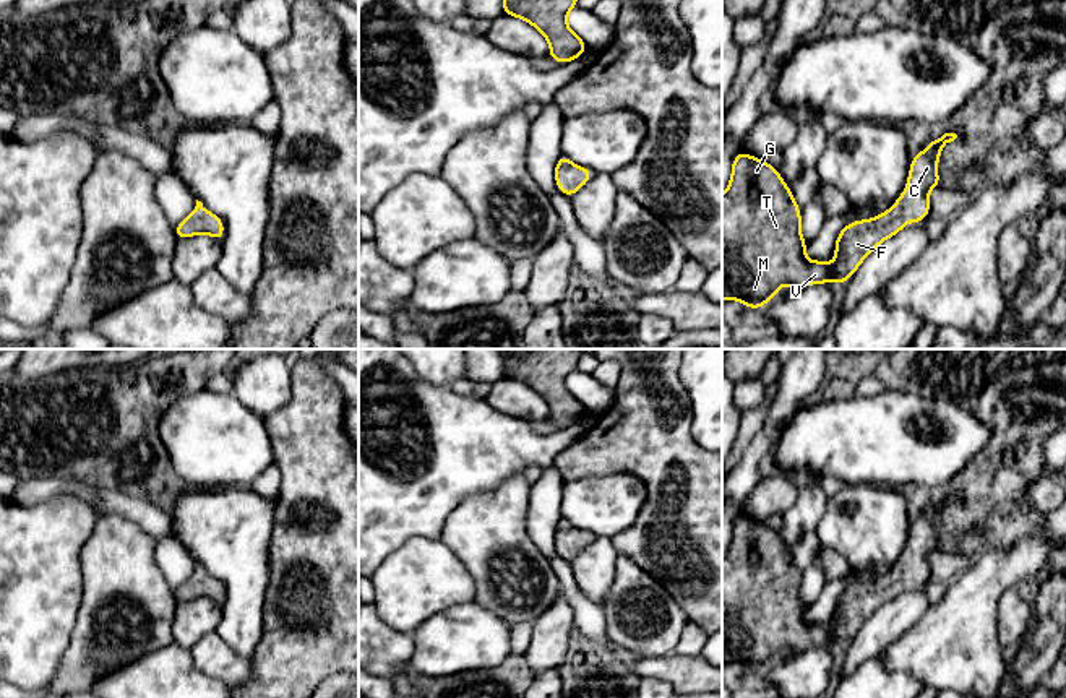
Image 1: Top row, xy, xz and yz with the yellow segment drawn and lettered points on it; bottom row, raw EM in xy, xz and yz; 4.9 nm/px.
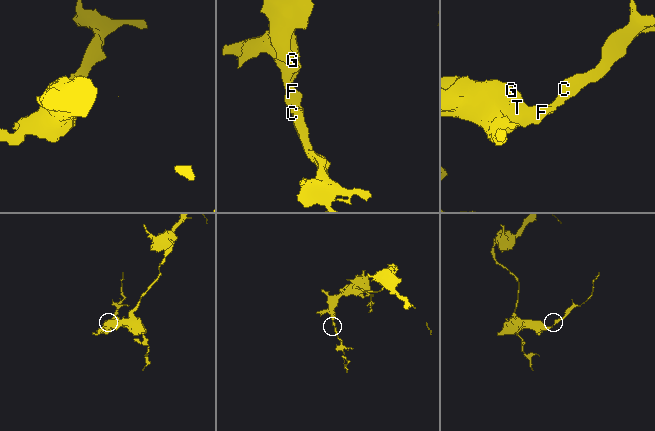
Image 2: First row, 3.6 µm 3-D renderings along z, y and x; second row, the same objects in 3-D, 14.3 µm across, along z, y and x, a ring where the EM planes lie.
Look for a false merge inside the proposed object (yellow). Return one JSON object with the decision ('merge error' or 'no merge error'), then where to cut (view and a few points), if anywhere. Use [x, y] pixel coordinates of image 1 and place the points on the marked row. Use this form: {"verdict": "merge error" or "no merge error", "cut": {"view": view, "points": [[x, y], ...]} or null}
{"verdict": "no merge error", "cut": null}

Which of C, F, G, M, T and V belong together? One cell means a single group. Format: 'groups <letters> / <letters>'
groups C F G M T V

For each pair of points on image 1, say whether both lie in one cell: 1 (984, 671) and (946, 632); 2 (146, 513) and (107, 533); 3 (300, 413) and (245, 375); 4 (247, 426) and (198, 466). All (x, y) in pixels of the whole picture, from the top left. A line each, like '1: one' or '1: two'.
1: one
2: two
3: two
4: one

